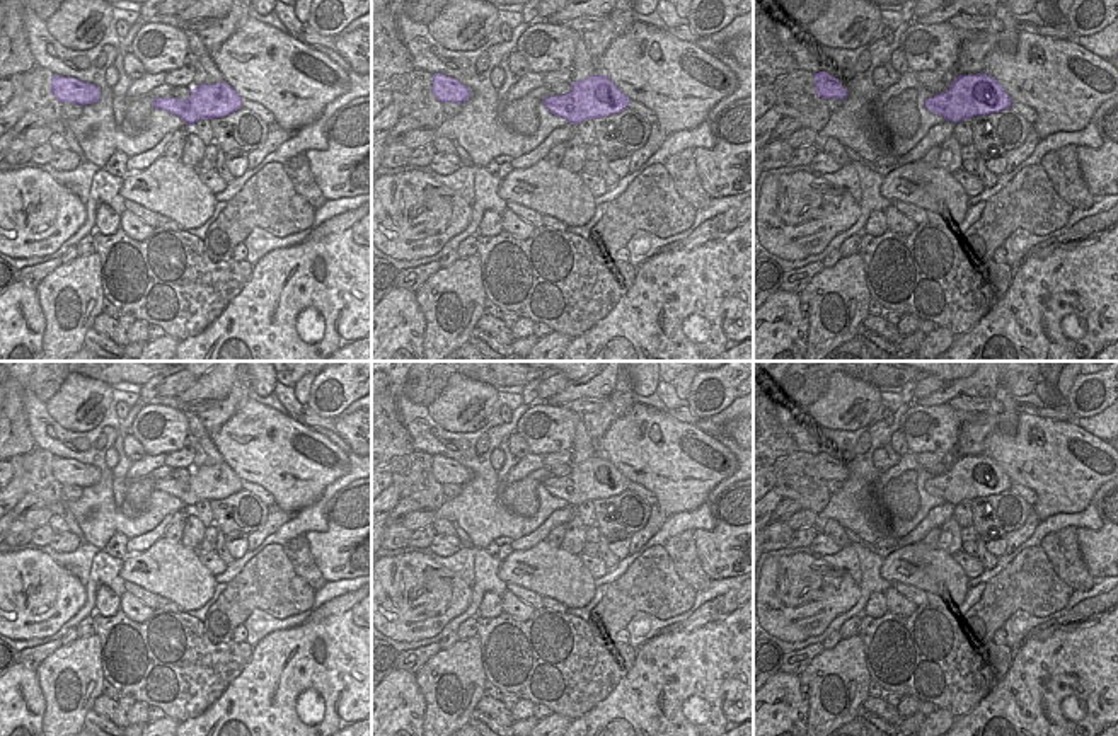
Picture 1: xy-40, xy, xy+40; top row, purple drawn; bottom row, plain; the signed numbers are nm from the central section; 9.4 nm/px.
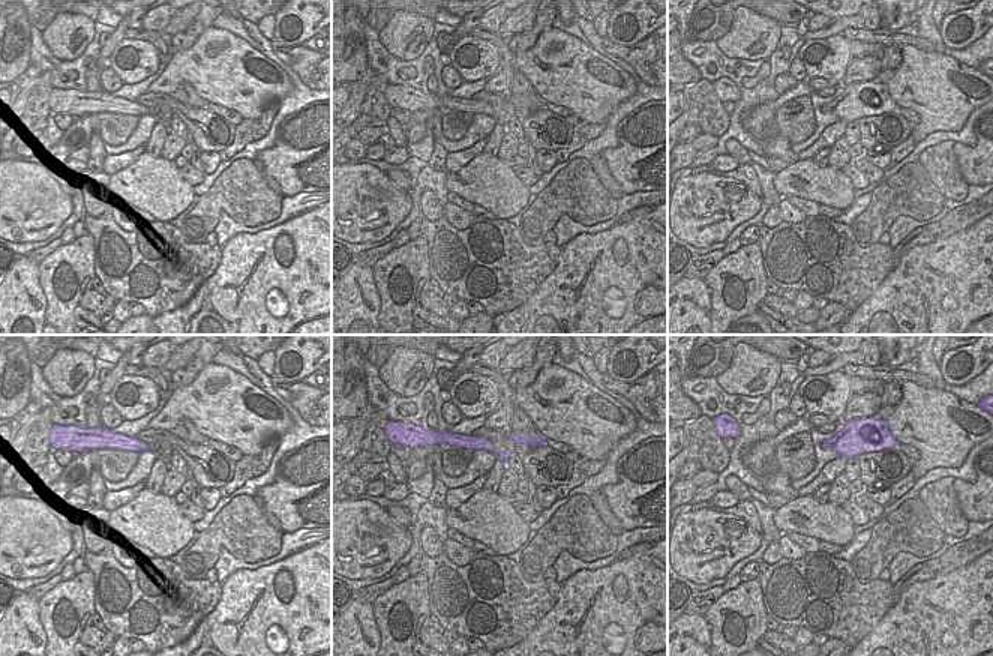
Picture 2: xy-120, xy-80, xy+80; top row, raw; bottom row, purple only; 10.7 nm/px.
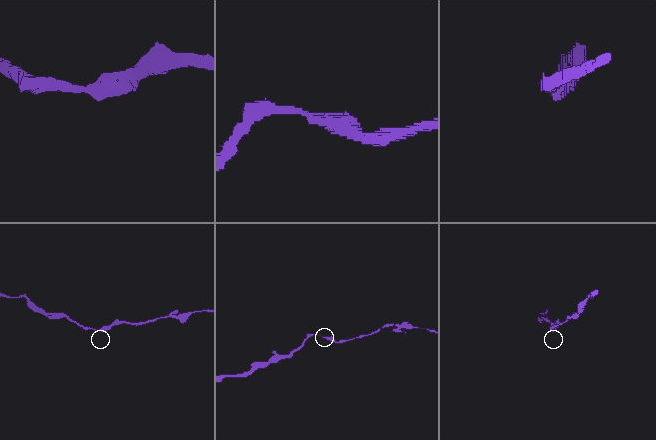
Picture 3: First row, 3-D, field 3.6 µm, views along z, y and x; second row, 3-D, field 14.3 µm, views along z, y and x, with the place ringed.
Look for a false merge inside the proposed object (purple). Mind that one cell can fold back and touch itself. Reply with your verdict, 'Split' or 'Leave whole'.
Leave whole

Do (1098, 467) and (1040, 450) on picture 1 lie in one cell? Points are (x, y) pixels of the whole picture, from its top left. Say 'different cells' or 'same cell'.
same cell

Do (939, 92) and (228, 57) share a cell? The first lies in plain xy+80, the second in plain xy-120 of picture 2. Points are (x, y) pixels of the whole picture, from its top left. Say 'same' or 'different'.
same

